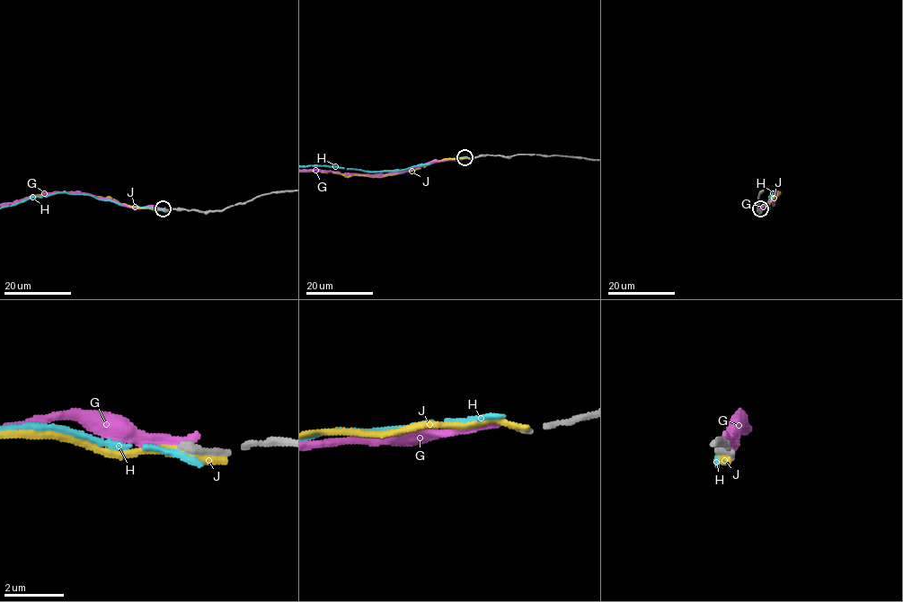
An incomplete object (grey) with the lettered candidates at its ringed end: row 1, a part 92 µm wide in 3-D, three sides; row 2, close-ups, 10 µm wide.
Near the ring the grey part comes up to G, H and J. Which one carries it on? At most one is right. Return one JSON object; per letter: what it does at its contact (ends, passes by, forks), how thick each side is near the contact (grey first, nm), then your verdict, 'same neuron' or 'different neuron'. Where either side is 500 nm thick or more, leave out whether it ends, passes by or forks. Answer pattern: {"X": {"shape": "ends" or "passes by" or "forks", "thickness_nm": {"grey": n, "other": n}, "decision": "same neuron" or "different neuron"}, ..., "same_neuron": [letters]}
{"G": {"shape": "ends", "thickness_nm": {"grey": 240, "other": 280}, "decision": "different neuron"}, "H": {"shape": "ends", "thickness_nm": {"grey": 240, "other": 240}, "decision": "different neuron"}, "J": {"shape": "ends", "thickness_nm": {"grey": 280, "other": 280}, "decision": "different neuron"}, "same_neuron": []}

